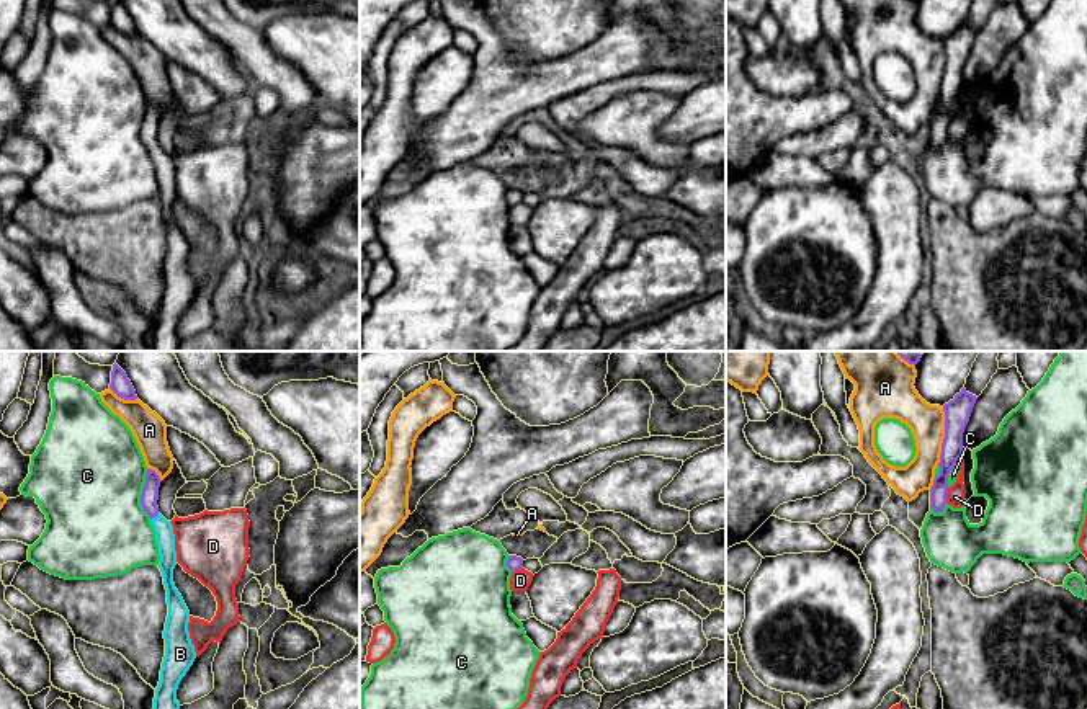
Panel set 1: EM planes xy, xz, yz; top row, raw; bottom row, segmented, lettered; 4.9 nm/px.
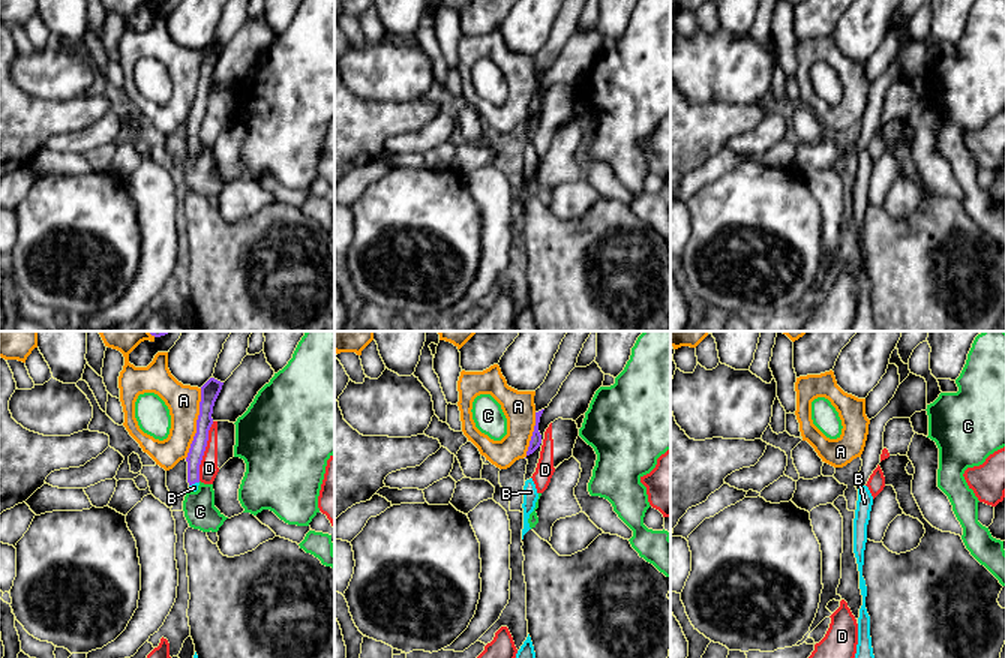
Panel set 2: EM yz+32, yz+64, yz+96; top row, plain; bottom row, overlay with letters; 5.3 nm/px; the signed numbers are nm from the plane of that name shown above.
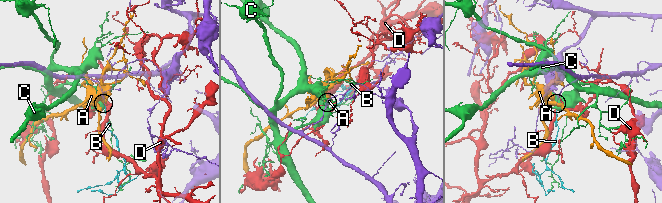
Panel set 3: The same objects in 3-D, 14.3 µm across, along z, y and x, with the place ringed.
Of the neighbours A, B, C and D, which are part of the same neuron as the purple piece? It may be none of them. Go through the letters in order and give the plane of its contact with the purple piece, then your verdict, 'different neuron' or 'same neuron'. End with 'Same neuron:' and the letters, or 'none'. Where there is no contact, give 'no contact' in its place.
A: yz | different neuron
B: xy | same neuron
C: xy | different neuron
D: yz | different neuron
Same neuron: B

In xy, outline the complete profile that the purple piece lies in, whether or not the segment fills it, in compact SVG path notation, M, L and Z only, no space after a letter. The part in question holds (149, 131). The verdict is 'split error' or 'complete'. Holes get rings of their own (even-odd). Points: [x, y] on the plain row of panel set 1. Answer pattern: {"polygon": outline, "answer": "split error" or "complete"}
{"polygon": "M147 103L141 129L141 139L149 149L155 165L160 190L159 203L163 211L168 239L168 250L163 265L165 291L150 351L178 351L180 337L177 335L177 323L181 312L193 299L196 286L188 266L190 245L173 217L173 203L177 199L173 160L159 147L157 140L160 116L159 108Z", "answer": "split error"}

